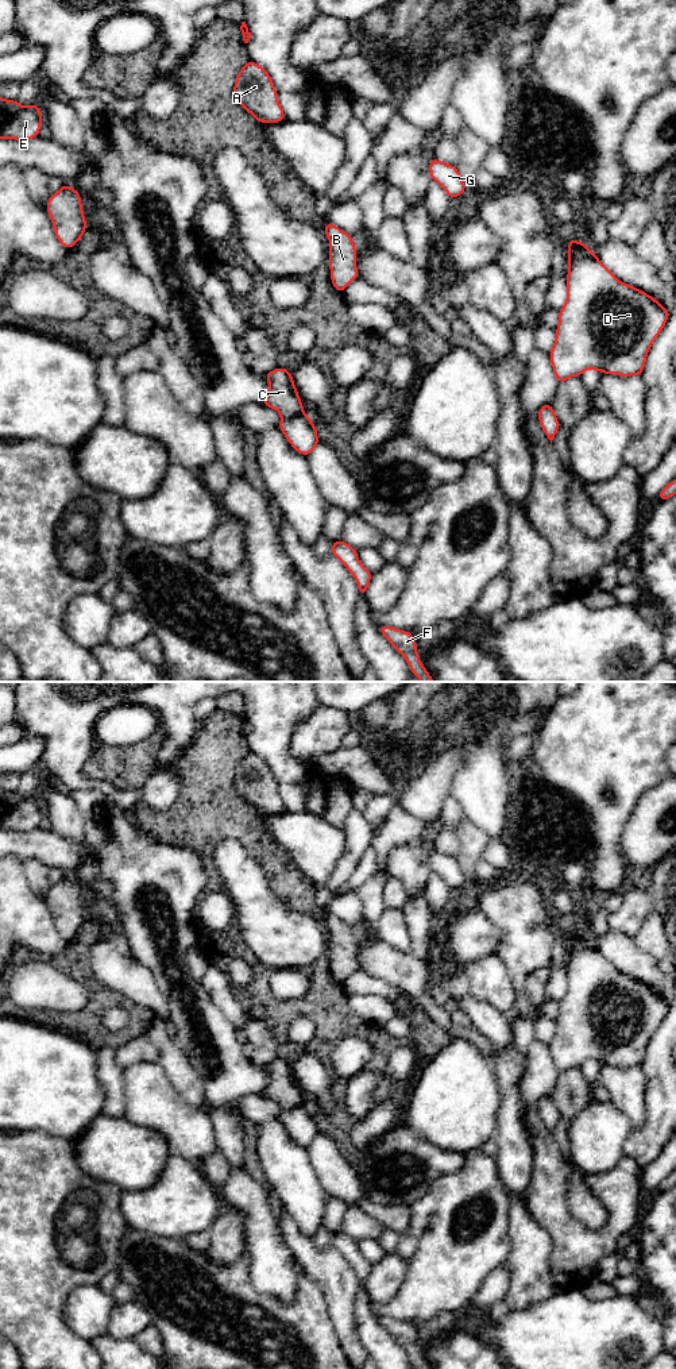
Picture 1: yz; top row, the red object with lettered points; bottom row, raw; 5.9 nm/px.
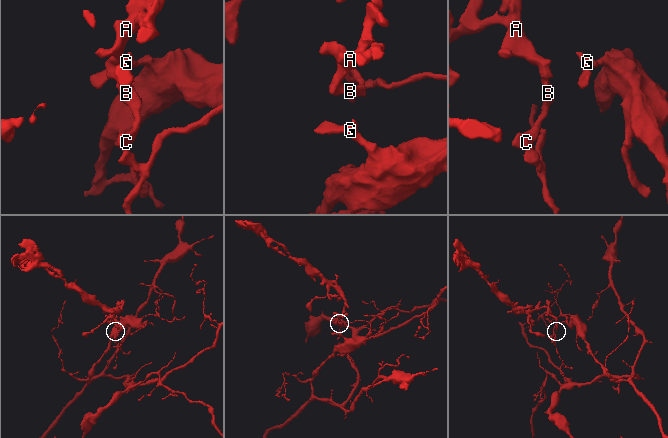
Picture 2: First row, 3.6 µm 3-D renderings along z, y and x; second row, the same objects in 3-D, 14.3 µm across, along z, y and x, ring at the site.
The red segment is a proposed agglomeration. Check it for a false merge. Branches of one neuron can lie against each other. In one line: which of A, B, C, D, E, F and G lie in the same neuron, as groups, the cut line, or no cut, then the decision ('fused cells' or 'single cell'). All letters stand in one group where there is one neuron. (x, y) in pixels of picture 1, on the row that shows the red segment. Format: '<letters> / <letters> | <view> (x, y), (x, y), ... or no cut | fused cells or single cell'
A B C E / D F G | yz (302, 411), (282, 419) | fused cells

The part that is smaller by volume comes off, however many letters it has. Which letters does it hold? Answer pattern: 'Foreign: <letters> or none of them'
Foreign: A, B, C, E

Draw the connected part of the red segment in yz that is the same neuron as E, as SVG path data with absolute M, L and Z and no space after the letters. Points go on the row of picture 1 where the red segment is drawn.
M0 97L0 139L27 140L39 136L43 115L36 103L23 107Z

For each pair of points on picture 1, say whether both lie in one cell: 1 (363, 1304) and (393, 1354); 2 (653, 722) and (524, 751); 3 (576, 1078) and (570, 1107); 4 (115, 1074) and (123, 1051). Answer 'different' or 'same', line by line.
1: same
2: different
3: same
4: different

